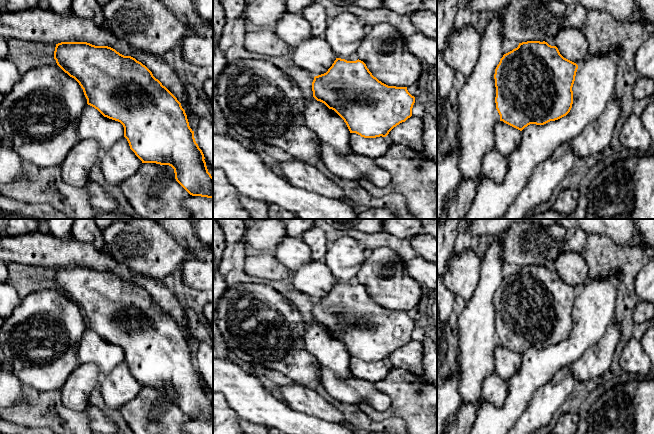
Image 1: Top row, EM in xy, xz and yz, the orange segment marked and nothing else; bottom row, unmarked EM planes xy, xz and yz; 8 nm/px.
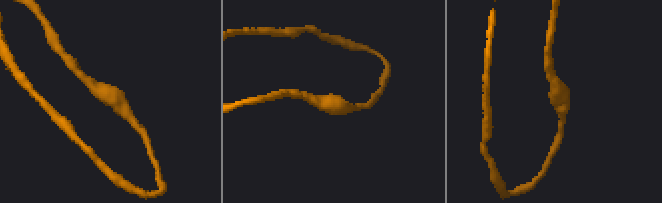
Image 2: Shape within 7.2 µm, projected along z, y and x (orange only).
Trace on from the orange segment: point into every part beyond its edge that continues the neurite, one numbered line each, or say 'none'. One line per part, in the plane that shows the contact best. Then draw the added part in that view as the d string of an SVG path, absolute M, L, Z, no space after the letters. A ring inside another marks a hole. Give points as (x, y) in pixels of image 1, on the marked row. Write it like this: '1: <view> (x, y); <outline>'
1: xz (315, 55); M311 37L291 48L294 63L314 76L324 74L336 60L335 54L324 37Z

